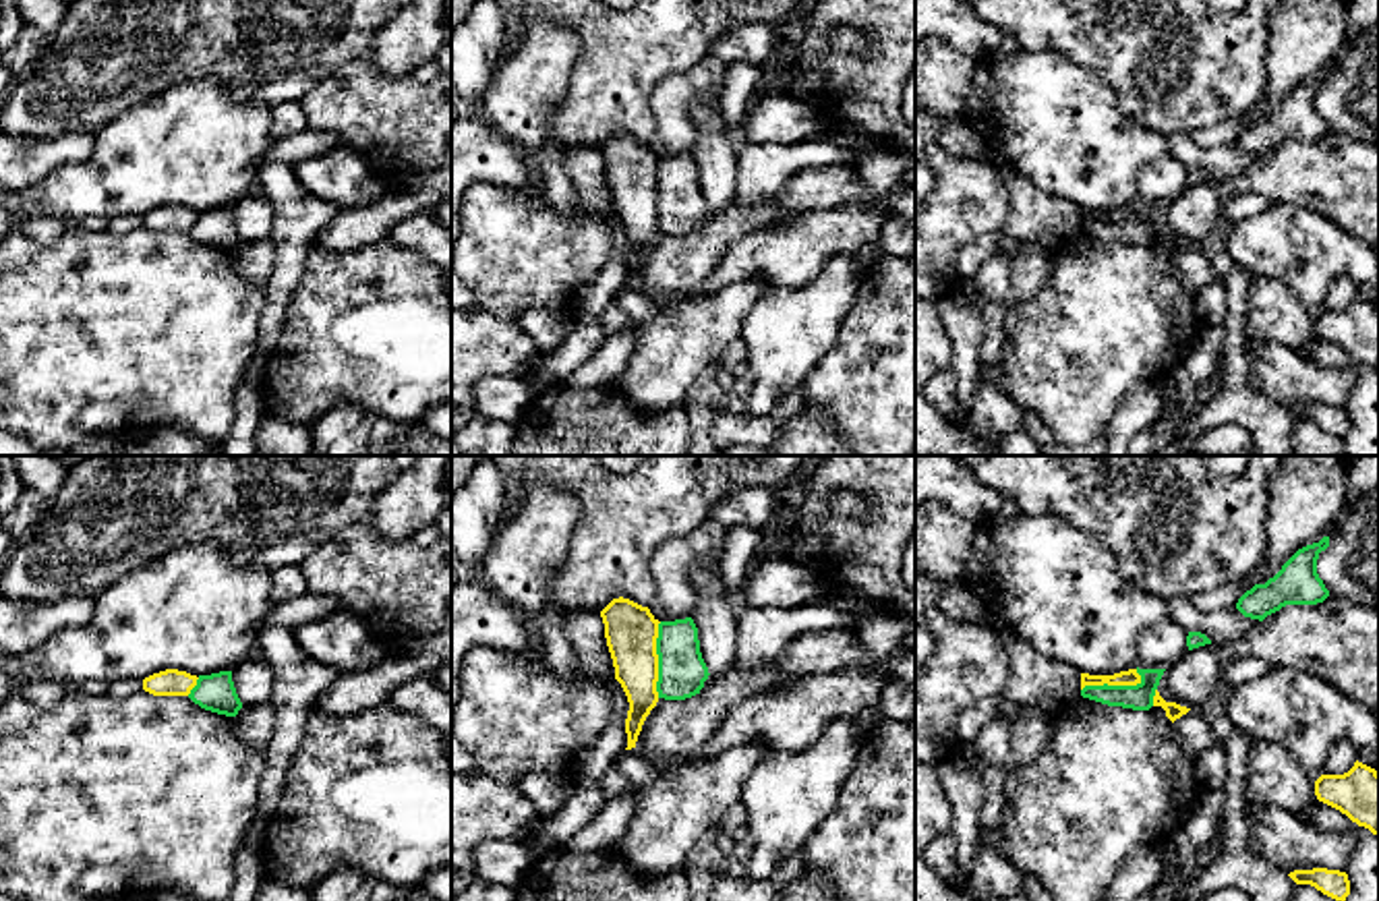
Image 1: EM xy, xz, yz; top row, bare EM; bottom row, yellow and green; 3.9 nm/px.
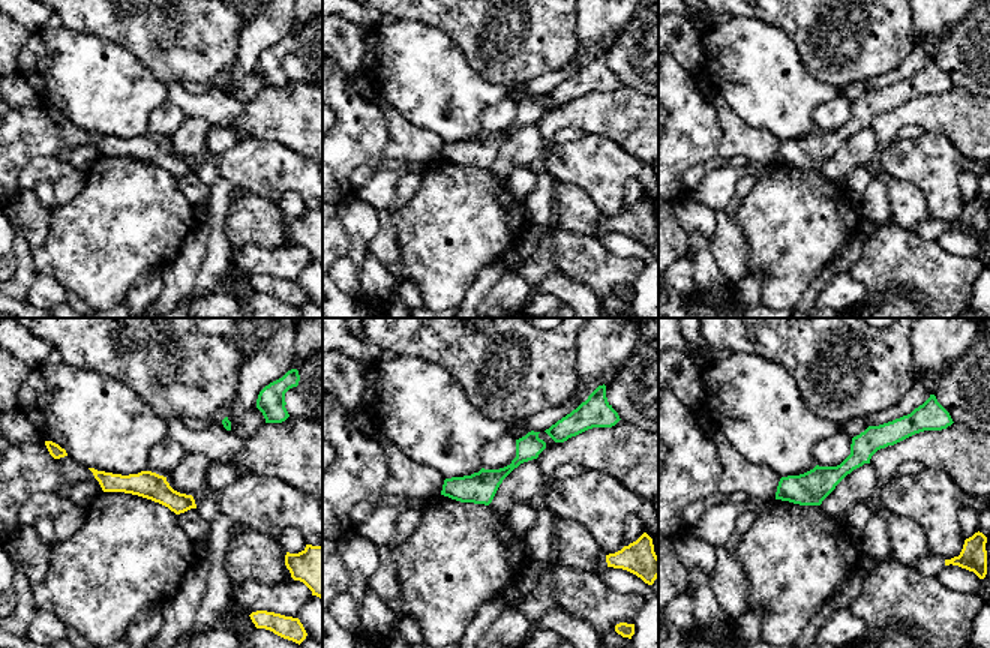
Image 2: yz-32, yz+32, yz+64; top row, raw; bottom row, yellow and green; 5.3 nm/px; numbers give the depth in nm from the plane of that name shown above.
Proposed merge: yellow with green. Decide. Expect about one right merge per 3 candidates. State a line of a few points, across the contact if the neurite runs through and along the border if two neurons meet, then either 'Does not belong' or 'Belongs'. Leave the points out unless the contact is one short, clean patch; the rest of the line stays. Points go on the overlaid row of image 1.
Line: xz (661, 622), (657, 638), (657, 696). Does not belong

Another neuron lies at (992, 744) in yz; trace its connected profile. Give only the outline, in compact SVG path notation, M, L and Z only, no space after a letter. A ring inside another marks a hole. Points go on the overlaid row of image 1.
M994 719L990 721L969 744L969 748L994 768L1010 768L1013 754L1013 719Z

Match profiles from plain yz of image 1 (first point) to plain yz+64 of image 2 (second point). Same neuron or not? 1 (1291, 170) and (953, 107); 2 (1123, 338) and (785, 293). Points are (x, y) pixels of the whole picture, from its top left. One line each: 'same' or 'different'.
1: same
2: same

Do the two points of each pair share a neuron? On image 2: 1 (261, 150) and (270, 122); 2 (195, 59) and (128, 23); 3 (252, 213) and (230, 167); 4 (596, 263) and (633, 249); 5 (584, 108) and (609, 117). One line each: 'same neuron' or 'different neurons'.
1: different neurons
2: same neuron
3: different neurons
4: different neurons
5: same neuron

